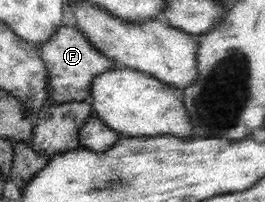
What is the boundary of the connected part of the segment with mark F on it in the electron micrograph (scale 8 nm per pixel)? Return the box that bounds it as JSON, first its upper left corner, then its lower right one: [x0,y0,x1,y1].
[38,26,116,103]

